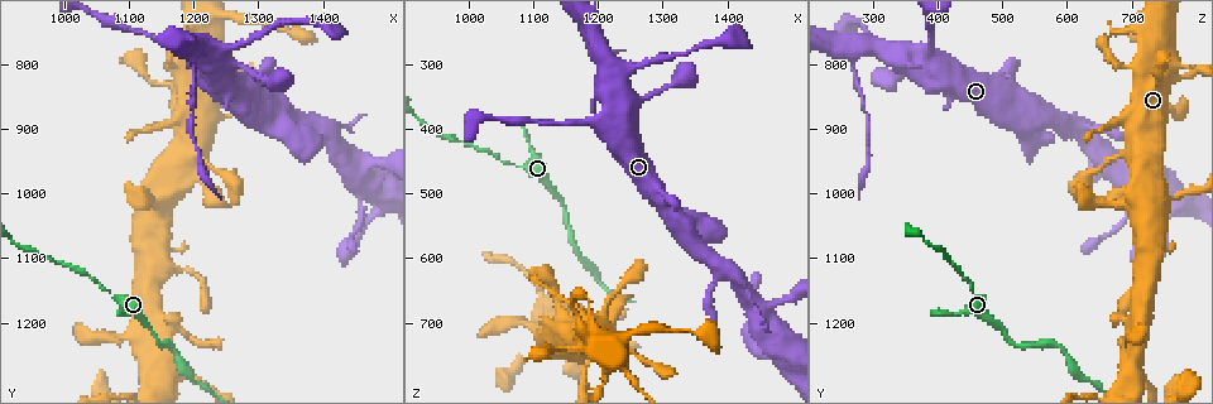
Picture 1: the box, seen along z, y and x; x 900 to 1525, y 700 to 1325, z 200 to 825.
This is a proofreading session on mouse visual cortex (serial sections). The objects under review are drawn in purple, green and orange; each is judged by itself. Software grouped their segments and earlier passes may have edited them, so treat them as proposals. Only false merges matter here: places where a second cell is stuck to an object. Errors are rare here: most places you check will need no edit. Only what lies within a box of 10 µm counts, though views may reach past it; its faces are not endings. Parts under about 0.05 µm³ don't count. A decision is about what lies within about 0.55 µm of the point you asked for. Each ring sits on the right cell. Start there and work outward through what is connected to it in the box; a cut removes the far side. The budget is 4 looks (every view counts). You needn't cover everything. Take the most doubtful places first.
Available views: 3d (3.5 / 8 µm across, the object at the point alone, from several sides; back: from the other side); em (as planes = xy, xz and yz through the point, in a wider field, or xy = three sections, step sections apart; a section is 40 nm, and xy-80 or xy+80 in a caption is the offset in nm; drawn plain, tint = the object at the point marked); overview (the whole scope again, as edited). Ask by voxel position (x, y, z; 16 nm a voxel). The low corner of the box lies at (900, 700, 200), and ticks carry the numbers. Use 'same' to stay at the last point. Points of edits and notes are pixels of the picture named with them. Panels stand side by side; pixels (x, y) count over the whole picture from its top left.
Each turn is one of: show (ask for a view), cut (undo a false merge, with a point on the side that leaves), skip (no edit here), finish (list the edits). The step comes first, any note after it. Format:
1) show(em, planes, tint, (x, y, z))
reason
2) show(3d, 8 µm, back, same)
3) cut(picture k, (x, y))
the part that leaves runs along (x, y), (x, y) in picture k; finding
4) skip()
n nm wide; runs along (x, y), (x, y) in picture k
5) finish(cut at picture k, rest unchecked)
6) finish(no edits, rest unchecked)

show(3d, 3.5 µm, (1050, 1140, 455))
a narrow waist

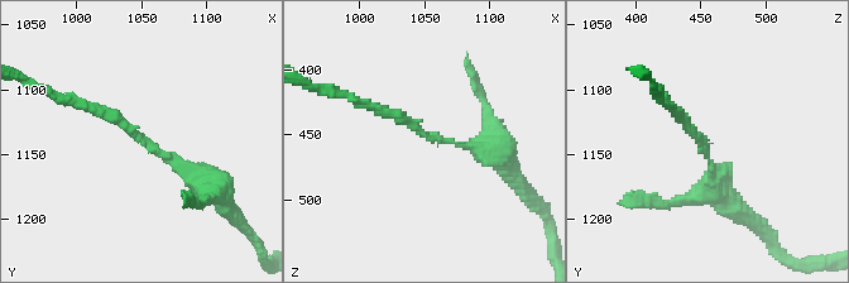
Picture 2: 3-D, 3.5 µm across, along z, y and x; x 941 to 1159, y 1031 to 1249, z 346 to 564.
show(em, xy, step 1, tint, (1052, 1142, 452))

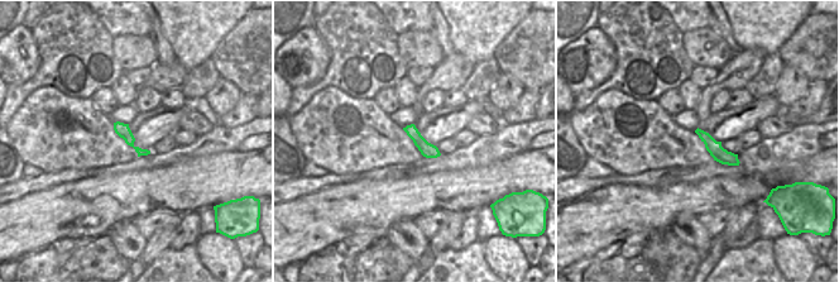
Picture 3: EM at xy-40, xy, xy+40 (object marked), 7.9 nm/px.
skip()
120 nm wide; runs along (212, 183), (111, 113), (77, 105) in picture 2; all the same cell

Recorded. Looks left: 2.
show(3d, 3.5 µm, (1225, 785, 340))

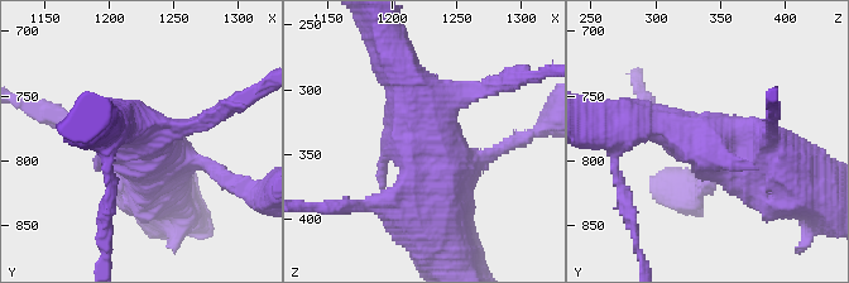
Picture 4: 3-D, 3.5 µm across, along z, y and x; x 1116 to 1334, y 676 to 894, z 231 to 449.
show(em, xy, step 5, tint, (1218, 788, 340))
now the EM

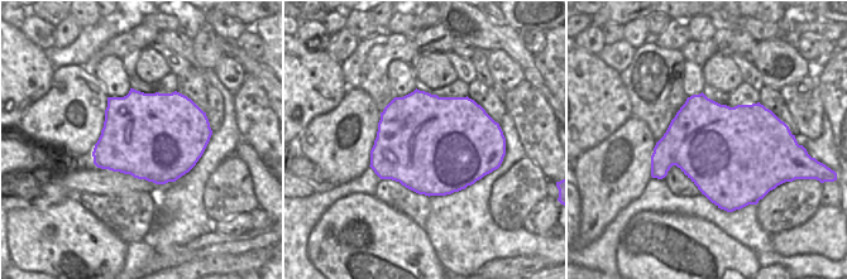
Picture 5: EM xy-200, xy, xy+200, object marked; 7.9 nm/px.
skip()
runs along (806, 185), (783, 164), (660, 123) in picture 4; one cell here

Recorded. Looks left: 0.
finish(no edits, rest unchecked)

